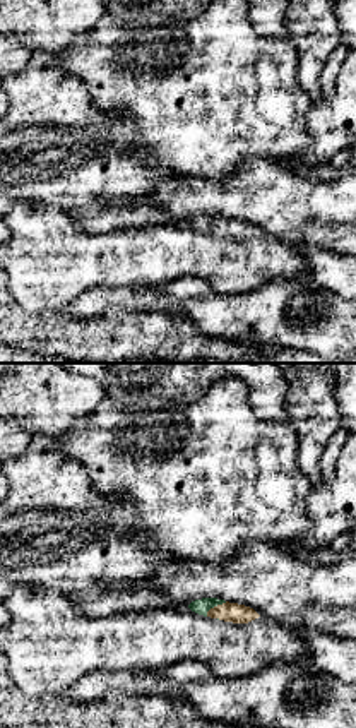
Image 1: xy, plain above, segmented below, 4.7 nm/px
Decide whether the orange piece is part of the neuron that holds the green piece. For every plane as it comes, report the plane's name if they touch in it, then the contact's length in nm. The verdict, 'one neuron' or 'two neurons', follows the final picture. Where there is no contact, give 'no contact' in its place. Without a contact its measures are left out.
contact in xy; length 120 nm

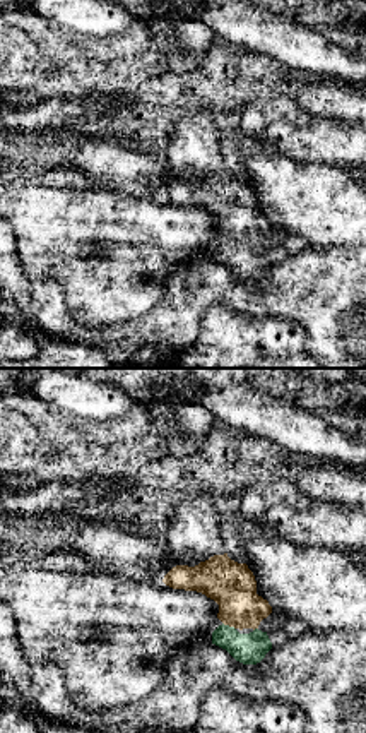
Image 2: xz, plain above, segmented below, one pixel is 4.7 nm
contact in xz; length 70 nm

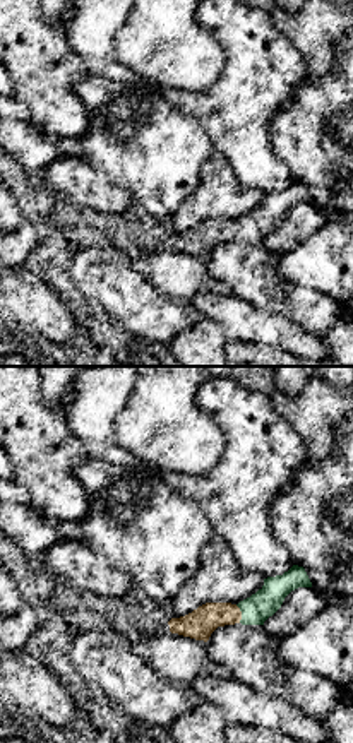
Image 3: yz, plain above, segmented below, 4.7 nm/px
contact in yz; length 90 nm

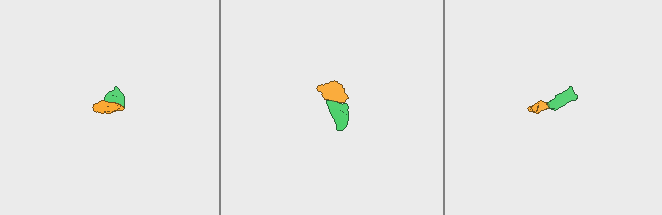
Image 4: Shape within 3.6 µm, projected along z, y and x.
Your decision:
one neuron

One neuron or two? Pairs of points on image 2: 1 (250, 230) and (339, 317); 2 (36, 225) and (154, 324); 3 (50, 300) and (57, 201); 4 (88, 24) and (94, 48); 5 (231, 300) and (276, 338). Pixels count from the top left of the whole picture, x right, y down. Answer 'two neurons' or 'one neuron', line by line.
1: two neurons
2: two neurons
3: two neurons
4: two neurons
5: two neurons

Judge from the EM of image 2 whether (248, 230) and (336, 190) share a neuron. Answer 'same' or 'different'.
different

